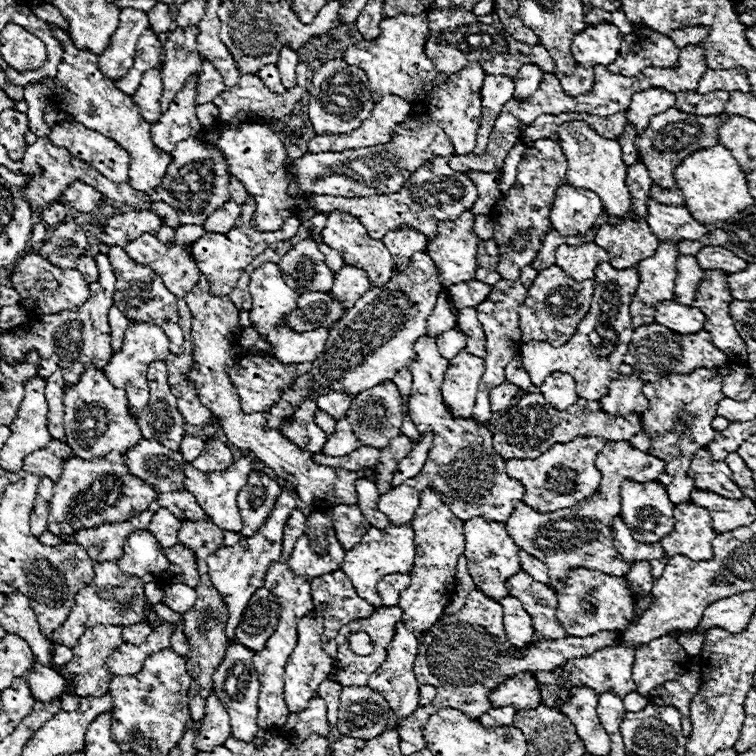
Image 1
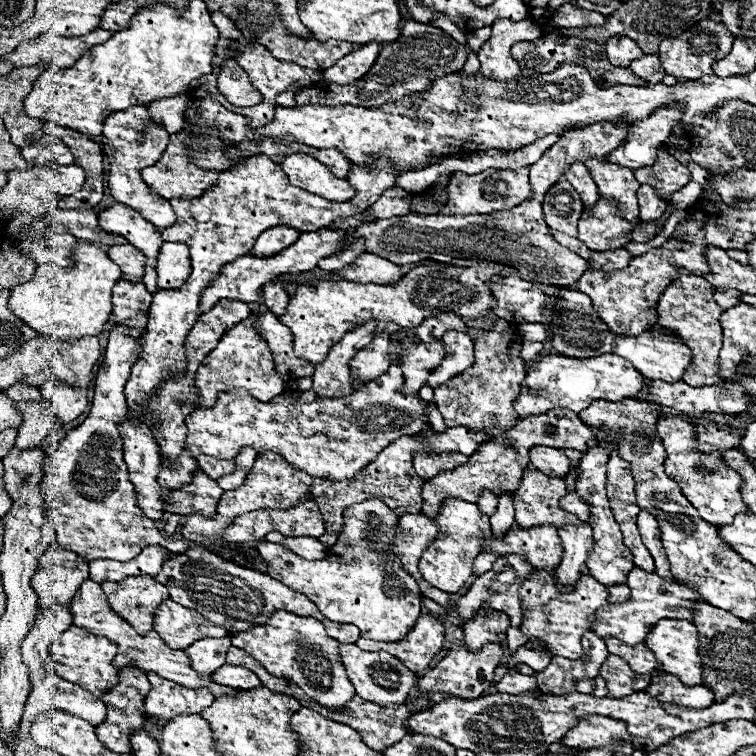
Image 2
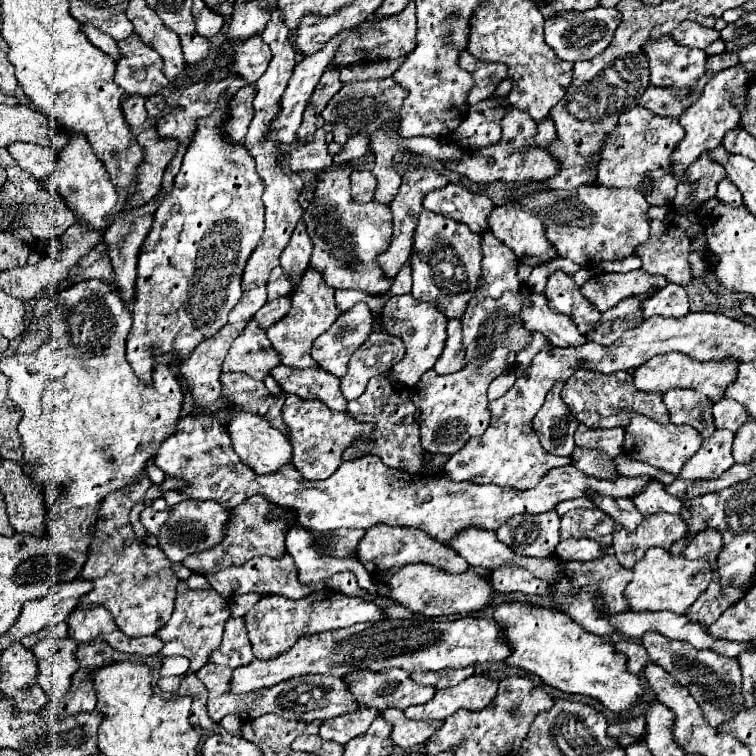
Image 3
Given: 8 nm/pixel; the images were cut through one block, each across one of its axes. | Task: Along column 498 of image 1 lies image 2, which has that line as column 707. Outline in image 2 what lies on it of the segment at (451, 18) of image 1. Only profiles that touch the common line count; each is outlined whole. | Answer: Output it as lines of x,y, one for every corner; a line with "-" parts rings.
714,14
708,20
702,20
696,26
692,26
690,30
686,30
682,36
662,40
658,56
662,60
662,66
664,66
666,74
674,76
678,82
700,80
702,76
712,74
712,64
714,62
728,56
728,52
732,48
732,42
734,42
734,36
722,24
720,14

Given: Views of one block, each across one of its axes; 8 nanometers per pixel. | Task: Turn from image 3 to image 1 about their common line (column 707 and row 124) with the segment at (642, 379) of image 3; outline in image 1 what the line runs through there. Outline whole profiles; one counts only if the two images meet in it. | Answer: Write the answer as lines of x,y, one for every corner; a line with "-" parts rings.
384,96
374,104
374,110
364,124
348,134
336,136
314,136
308,142
308,152
344,152
356,148
368,148
386,144
392,138
394,124
404,122
410,114
412,104
400,100
400,96

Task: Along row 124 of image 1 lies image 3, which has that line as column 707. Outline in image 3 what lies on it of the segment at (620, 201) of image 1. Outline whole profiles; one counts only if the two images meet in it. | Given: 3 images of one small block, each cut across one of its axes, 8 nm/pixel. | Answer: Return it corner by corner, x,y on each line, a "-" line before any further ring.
650,548
646,556
634,564
634,578
626,586
626,598
632,604
634,612
658,612
670,610
674,614
686,614
688,608
698,600
698,596
708,588
712,582
712,568
702,560
688,560
684,556
670,556
662,548

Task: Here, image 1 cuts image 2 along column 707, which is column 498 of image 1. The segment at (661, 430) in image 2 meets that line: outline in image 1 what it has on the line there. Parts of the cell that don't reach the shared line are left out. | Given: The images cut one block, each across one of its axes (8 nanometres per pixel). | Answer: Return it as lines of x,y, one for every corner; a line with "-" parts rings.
428,334
420,336
420,340
416,340
414,344
414,350
418,358
410,366
414,380
408,412
422,434
432,432
432,446
422,470
414,478
408,478
394,490
382,494
378,500
378,510
384,512
396,526
410,524
418,506
420,492
424,488
432,488
450,506
454,516
464,522
474,516
506,522
512,516
516,502
524,498
524,484
506,474
506,460
494,450
492,432
484,424
476,424
476,420
472,418
454,418
450,408
444,404
440,384
444,380
448,360
440,356
436,338
430,338

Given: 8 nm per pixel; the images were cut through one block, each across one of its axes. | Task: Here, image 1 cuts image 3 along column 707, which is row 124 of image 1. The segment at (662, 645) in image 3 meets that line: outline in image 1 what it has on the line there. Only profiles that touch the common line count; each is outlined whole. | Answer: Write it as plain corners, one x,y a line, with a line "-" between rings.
670,108
668,112
652,116
652,124
636,136
636,148
640,152
640,162
648,168
648,174
652,176
654,184
662,188
674,188
676,180
672,176
672,170
692,152
700,148
716,146
718,126
720,126
718,116
686,116
676,108

